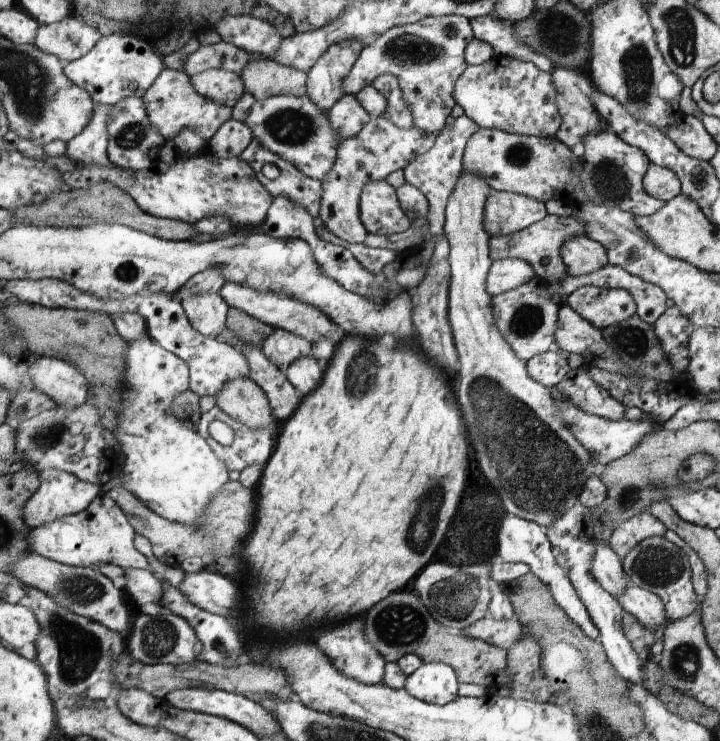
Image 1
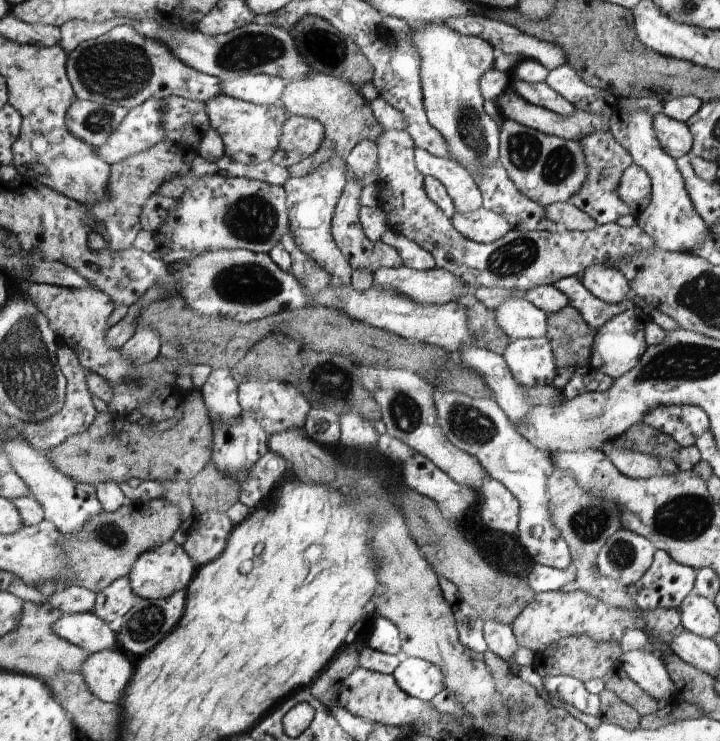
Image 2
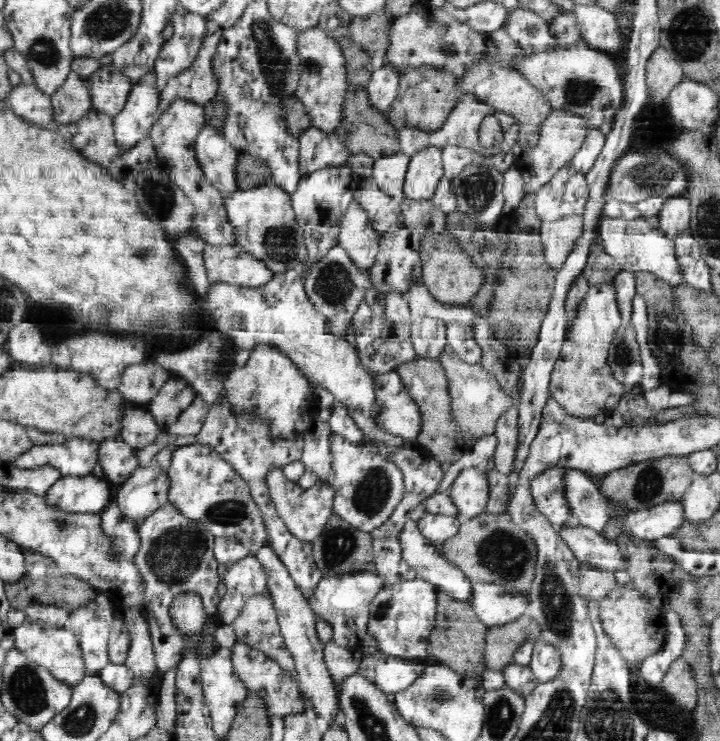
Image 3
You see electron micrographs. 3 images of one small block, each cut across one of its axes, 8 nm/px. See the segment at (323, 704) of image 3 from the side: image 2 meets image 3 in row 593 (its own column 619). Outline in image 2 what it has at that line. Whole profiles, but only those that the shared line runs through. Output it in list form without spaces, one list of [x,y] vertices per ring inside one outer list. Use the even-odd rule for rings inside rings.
[[[608,263],[593,265],[584,270],[582,281],[595,298],[607,304],[621,304],[625,298],[635,296],[626,274]]]

